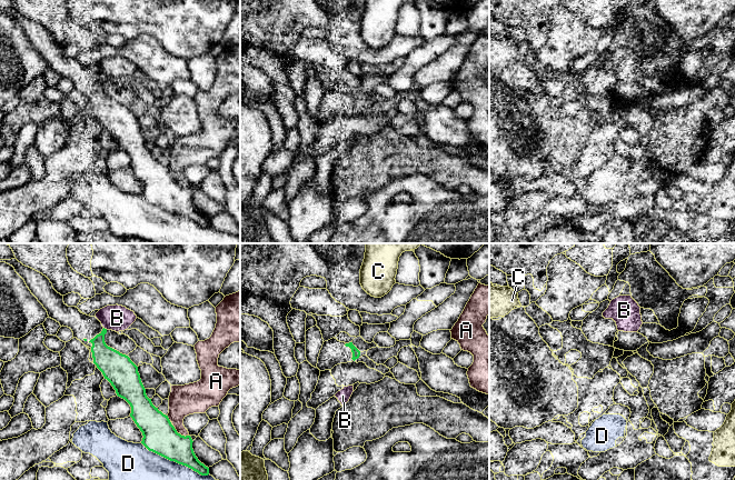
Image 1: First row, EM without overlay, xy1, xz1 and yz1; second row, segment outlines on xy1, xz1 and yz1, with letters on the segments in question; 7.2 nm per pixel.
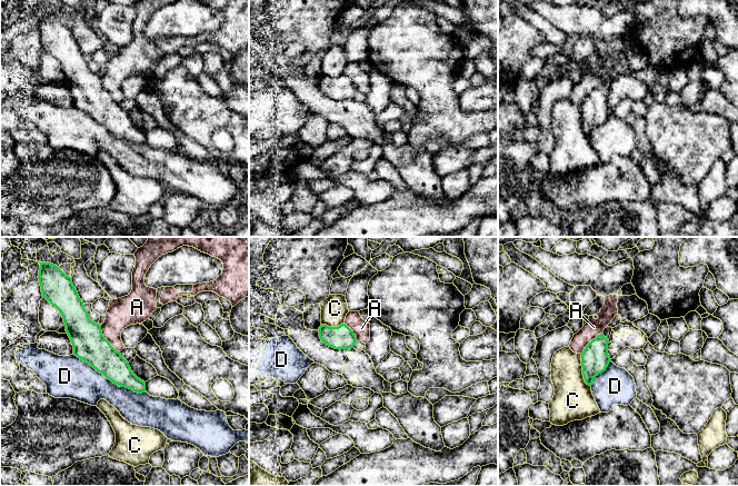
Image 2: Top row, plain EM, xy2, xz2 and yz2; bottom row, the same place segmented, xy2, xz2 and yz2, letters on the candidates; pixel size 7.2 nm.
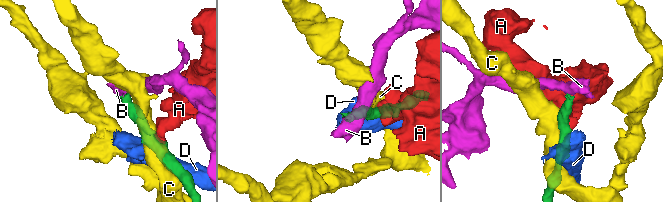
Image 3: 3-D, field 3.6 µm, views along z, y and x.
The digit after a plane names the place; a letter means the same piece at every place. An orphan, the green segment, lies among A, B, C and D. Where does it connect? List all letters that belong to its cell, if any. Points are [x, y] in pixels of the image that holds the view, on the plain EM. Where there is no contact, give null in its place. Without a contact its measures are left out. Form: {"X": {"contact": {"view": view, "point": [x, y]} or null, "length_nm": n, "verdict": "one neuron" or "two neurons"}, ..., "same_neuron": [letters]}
{"A": {"contact": {"view": "xy2", "point": [106, 90]}, "length_nm": 240, "verdict": "two neurons"}, "B": {"contact": {"view": "xy1", "point": [106, 80]}, "length_nm": 40, "verdict": "two neurons"}, "C": {"contact": {"view": "yz2", "point": [582, 121]}, "length_nm": 260, "verdict": "two neurons"}, "D": {"contact": {"view": "xy2", "point": [110, 130]}, "length_nm": 600, "verdict": "two neurons"}, "same_neuron": []}

